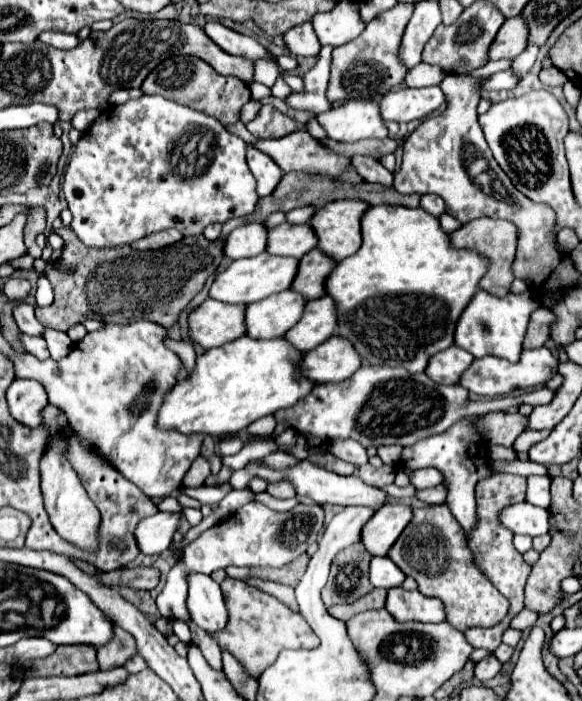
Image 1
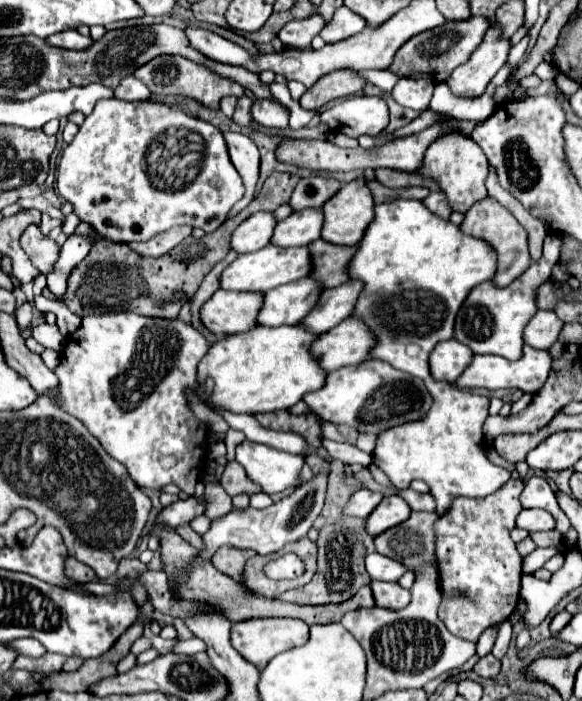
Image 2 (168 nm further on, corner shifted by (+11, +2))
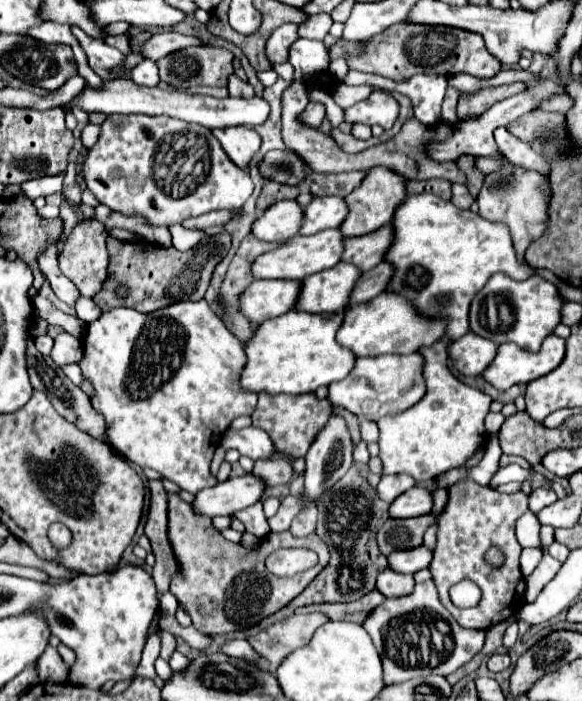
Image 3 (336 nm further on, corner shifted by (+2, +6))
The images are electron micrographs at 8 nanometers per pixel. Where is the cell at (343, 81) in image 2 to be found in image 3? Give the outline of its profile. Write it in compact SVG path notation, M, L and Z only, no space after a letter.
M310 101L310 103L306 105L306 109L304 109L298 117L302 117L302 123L304 123L304 125L310 125L310 127L316 129L316 127L322 125L322 119L324 119L324 105Z

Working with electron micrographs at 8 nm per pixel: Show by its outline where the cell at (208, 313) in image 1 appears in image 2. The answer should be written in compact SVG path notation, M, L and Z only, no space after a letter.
M219 289L201 307L201 323L215 335L233 335L249 331L255 325L261 303L261 293Z

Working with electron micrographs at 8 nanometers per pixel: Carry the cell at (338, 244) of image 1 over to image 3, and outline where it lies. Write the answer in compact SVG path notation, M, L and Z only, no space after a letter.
M386 167L370 169L366 179L358 185L358 189L354 189L346 197L350 213L348 213L346 221L342 223L340 231L346 237L358 237L358 235L368 235L368 233L380 229L382 225L390 223L394 219L396 207L406 199L406 183L408 181L404 177L398 177L398 173L394 173L394 171L386 169Z

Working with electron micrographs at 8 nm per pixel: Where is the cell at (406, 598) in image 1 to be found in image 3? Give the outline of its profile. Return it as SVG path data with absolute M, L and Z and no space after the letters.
M386 567L378 575L376 589L384 597L404 597L404 595L408 595L414 589L414 577L412 575L404 575L404 573L396 573L394 569Z

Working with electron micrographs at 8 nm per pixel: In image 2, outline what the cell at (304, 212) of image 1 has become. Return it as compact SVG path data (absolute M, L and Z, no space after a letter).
M305 177L297 183L293 197L289 201L293 211L301 209L319 209L335 191L339 189L339 181L329 177Z

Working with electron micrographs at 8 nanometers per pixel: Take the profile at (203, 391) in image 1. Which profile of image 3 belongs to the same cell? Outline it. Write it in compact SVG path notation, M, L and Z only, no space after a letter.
M294 309L286 315L264 321L256 327L254 337L244 347L248 363L240 377L242 387L254 393L268 391L272 395L300 395L344 379L354 367L356 355L336 341L336 331L342 321L344 313L296 313Z

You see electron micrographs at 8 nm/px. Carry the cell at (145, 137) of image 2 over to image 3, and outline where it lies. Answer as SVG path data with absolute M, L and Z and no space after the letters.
M110 115L102 123L100 141L88 149L84 161L84 179L98 201L110 209L124 215L144 215L152 225L166 227L216 209L240 209L254 189L248 171L238 169L238 165L226 157L216 137L206 127L190 125L170 117L148 115Z

